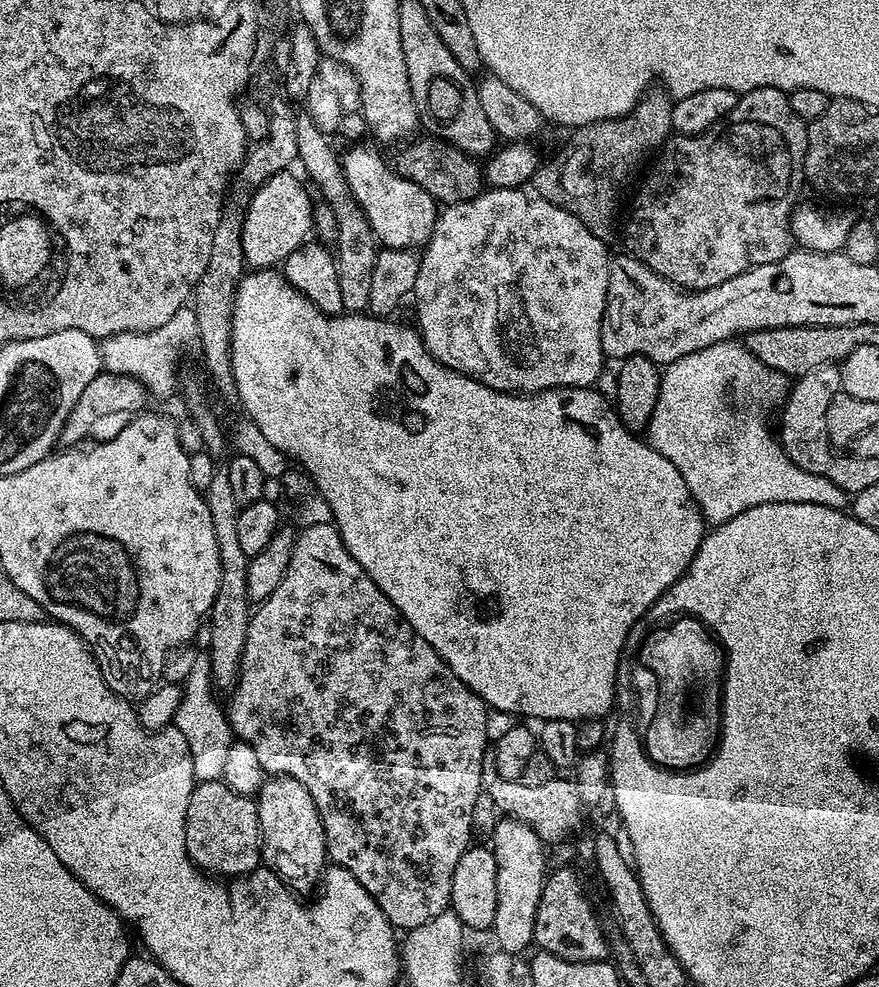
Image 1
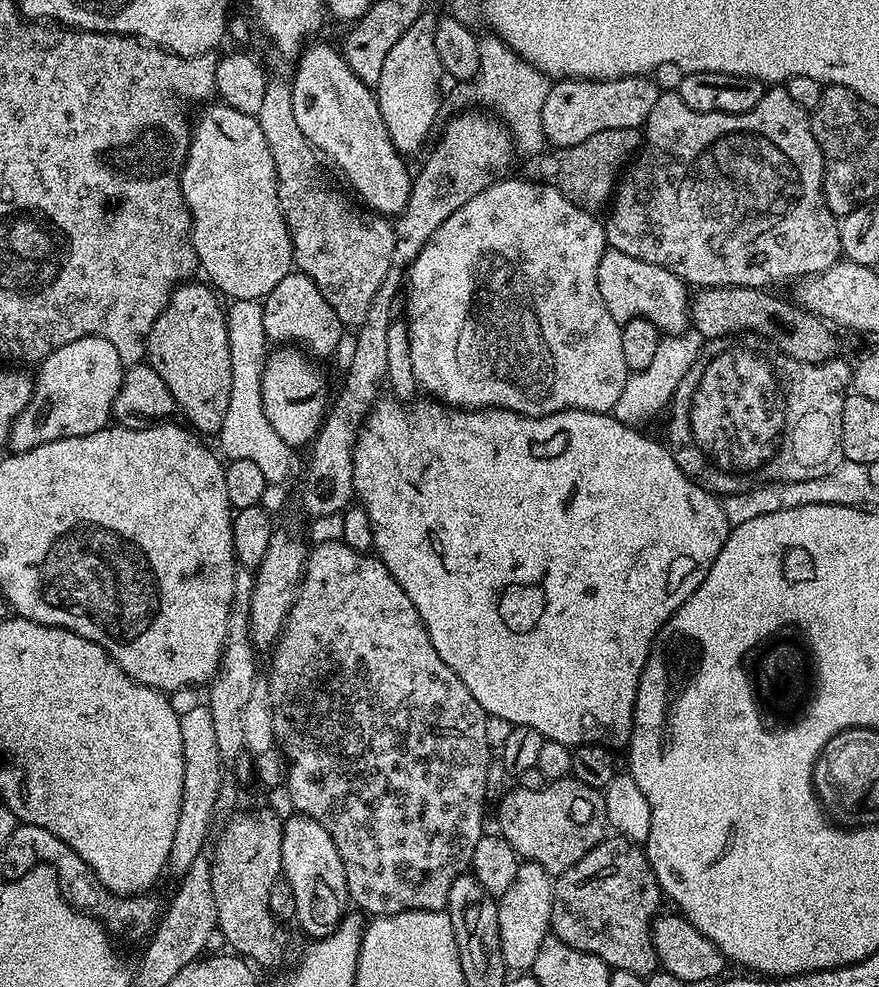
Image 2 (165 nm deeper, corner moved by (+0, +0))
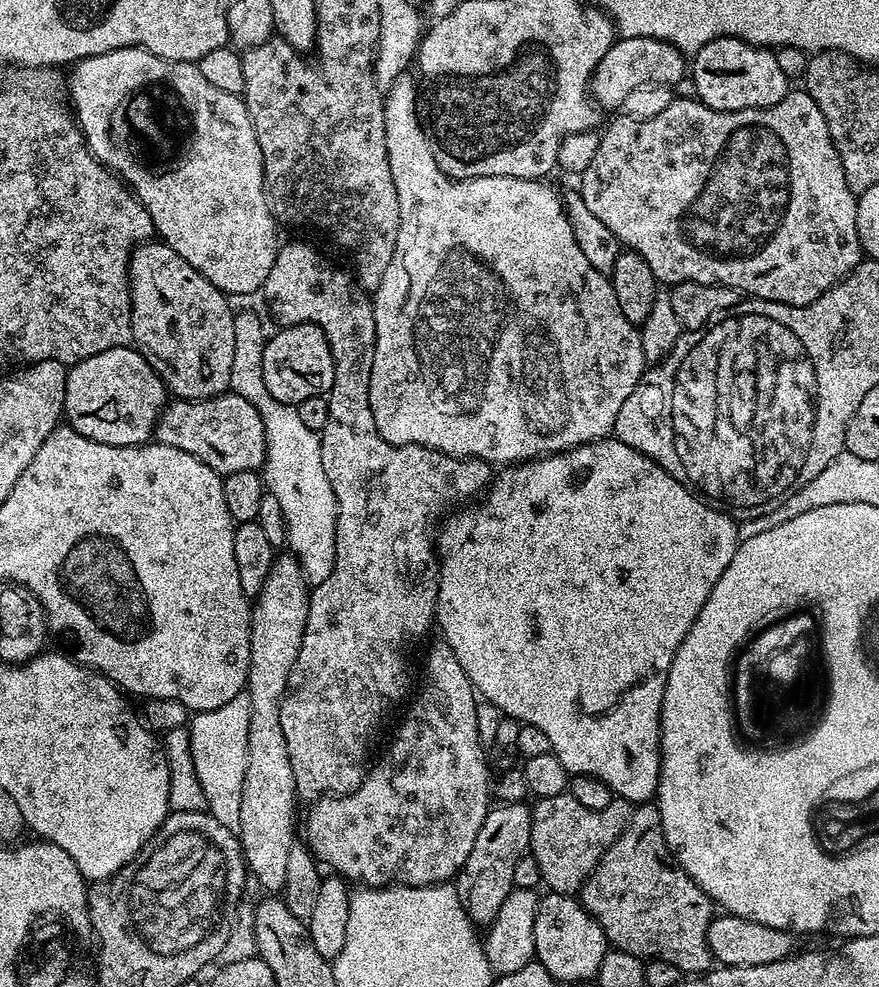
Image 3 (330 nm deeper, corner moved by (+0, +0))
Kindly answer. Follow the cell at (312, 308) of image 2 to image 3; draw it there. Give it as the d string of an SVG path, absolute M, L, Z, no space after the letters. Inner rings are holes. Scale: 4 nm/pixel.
M292 322L281 332L272 332L262 354L262 377L269 394L280 403L299 406L315 396L324 396L334 382L334 358L326 334L317 324Z

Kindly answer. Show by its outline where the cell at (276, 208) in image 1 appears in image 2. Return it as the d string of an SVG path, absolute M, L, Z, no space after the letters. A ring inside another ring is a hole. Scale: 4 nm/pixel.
M216 102L213 108L208 108L200 116L200 121L195 121L192 130L192 145L188 147L188 157L184 163L184 169L180 171L180 185L188 210L192 213L192 245L196 250L196 259L202 272L209 276L211 287L217 293L235 300L263 301L265 296L286 278L288 272L293 271L292 235L288 233L288 223L284 221L284 215L278 202L278 190L276 189L276 171L274 170L274 158L270 158L270 146L266 142L266 134L262 134L262 126L256 121L255 116L247 116L238 110L229 108L223 102Z

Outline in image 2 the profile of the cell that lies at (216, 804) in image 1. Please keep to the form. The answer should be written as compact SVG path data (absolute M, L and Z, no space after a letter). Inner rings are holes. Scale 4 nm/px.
M271 810L238 815L227 821L229 824L225 826L211 857L218 929L224 935L225 945L233 953L253 965L276 968L288 952L285 925L273 916L270 906L270 890L277 887L282 876L284 820Z

